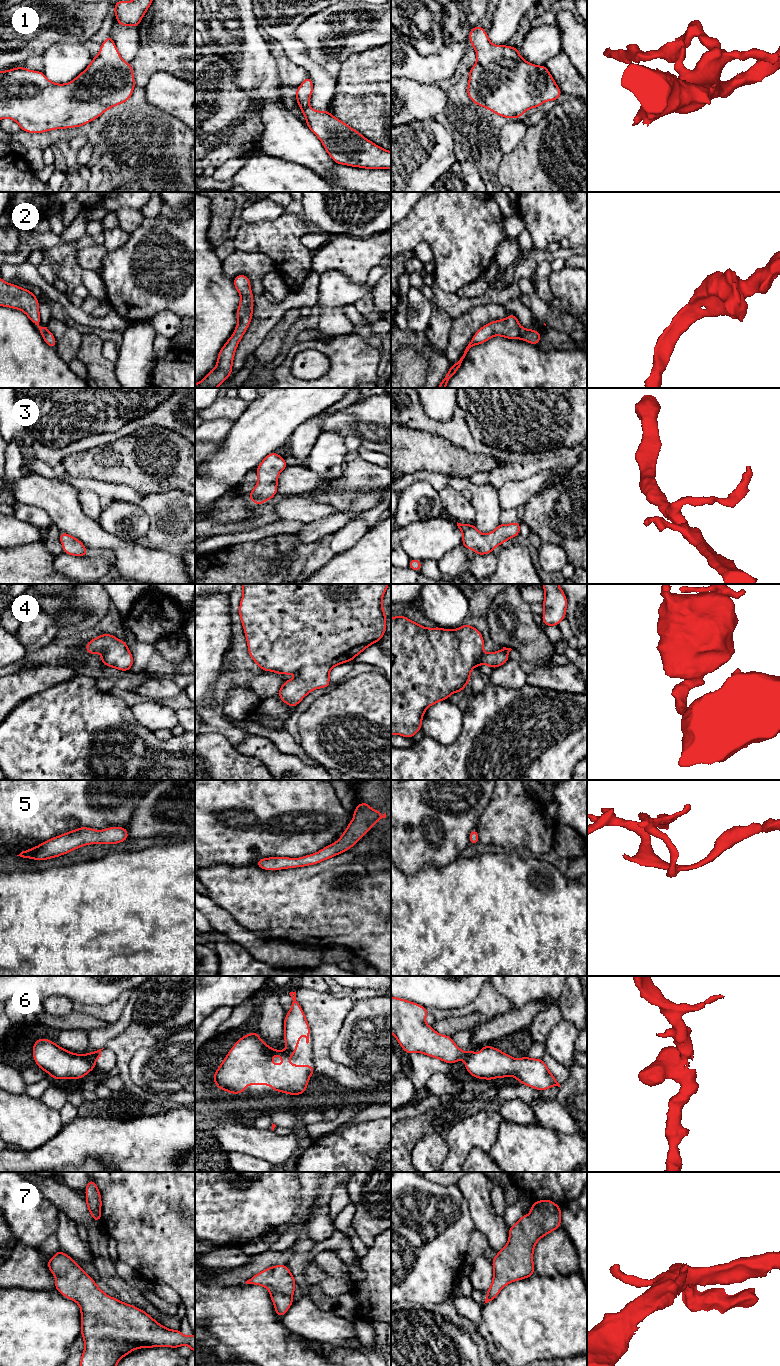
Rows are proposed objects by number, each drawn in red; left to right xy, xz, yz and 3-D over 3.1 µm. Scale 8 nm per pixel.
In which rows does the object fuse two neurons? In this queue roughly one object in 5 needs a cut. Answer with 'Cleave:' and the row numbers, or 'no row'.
Cleave: 5

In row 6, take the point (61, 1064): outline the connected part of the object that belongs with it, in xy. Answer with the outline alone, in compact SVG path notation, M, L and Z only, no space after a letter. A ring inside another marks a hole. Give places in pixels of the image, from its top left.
M41 1038L33 1044L33 1058L39 1068L55 1080L81 1079L94 1070L95 1061L100 1059L102 1049L84 1055L74 1054L57 1043Z

